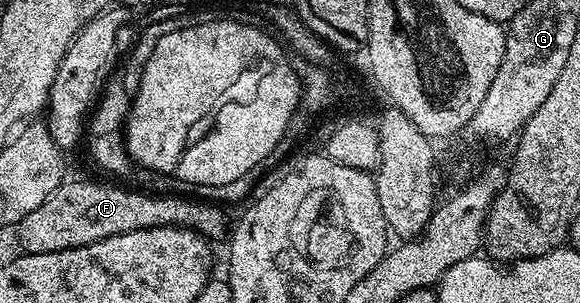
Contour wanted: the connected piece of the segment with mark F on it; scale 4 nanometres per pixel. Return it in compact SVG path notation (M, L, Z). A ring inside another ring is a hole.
M76 179L73 183L61 183L58 189L54 189L54 193L50 193L50 197L46 197L46 201L42 201L42 205L38 205L38 209L34 209L34 213L26 213L24 220L19 223L20 243L24 246L21 248L29 255L54 253L151 227L190 227L205 237L220 235L224 231L224 211L212 203L203 203L200 199L187 199L184 195L151 195L148 191L131 191L132 187L123 182L108 182L110 183L99 183L96 179Z

